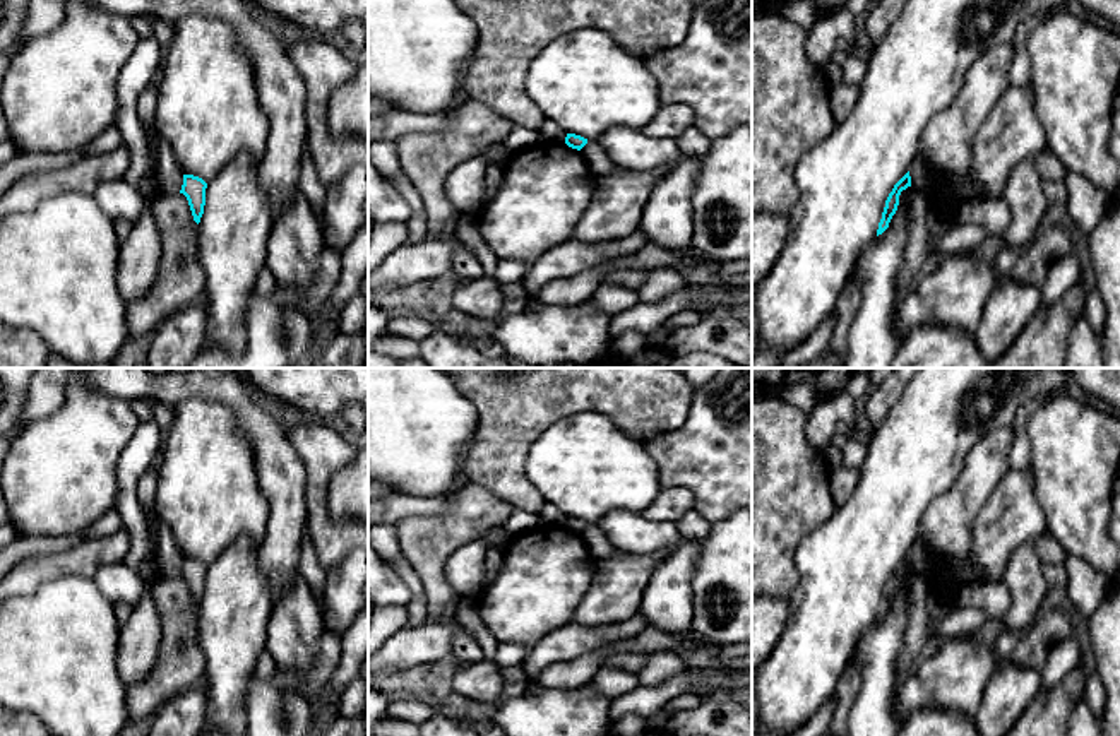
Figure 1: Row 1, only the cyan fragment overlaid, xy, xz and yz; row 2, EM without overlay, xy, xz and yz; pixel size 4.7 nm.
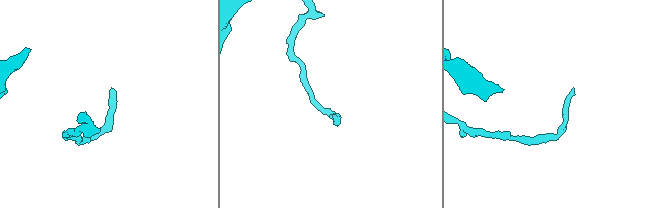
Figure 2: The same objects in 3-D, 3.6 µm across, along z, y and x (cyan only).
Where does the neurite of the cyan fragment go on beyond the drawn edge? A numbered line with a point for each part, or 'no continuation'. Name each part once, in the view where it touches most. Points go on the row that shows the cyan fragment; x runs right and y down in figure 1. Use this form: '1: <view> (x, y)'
no continuation

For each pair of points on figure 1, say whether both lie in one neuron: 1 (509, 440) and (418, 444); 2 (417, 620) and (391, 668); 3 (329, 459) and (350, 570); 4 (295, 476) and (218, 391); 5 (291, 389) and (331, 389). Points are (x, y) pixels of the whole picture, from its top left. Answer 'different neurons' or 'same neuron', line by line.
1: different neurons
2: different neurons
3: different neurons
4: same neuron
5: same neuron

